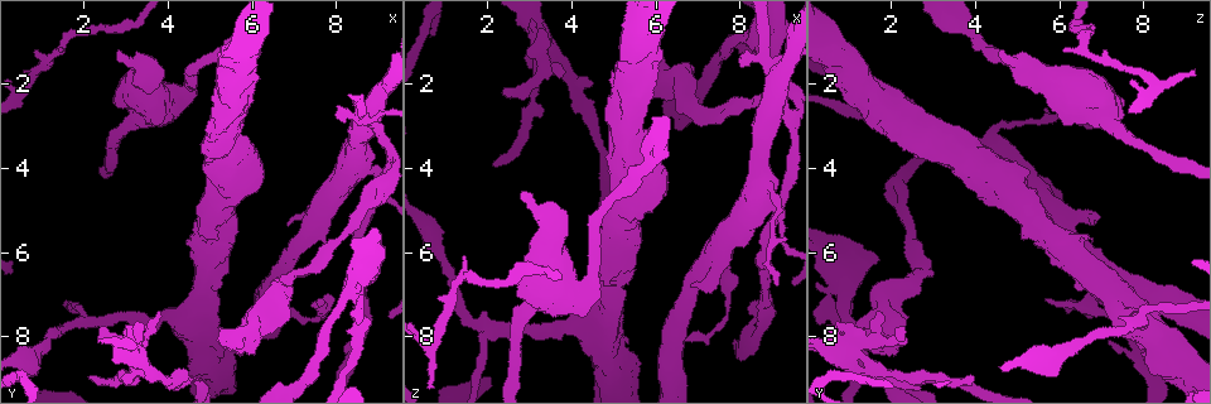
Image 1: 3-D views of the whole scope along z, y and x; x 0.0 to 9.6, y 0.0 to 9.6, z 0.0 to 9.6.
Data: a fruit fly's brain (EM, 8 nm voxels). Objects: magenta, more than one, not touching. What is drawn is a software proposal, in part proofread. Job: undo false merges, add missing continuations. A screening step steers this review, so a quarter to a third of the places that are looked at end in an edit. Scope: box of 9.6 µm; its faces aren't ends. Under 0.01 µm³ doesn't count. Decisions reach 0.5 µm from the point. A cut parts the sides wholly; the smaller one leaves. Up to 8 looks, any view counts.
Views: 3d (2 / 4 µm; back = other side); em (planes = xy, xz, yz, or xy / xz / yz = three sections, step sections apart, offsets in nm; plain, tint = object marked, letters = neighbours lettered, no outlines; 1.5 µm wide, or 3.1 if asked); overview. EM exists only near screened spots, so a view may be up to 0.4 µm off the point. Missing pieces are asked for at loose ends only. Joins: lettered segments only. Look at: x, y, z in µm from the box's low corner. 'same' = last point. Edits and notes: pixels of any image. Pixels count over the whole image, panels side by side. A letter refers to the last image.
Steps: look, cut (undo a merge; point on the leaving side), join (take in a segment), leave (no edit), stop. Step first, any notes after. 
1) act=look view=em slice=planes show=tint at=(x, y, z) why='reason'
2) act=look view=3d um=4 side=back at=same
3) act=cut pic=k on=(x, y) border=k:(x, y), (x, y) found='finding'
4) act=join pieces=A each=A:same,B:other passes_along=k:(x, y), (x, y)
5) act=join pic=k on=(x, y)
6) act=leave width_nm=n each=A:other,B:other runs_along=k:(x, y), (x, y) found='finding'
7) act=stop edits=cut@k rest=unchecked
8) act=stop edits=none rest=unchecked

act=look view=3d um=4 at=(8.55, 2.80, 1.45) why='three arms meet'

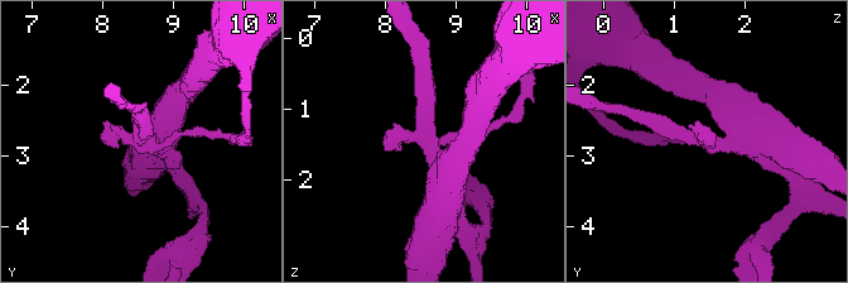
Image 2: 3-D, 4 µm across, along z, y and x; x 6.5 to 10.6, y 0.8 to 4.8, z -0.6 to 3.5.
act=look view=em slice=planes show=letters at=(8.55, 2.80, 1.40)

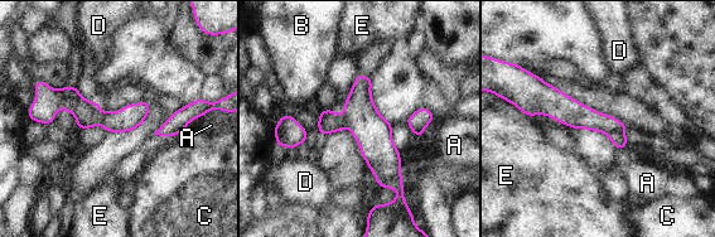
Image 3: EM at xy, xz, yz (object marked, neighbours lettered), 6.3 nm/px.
act=cut pic=3 on=(579, 116) each=A:other,B:other,C:other,D:other,E:other found='a second neuron is stuck on'

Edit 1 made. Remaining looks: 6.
act=look view=em slice=yz step=4 show=tint at=(8.80, 2.95, 5.10) why='a narrow waist'

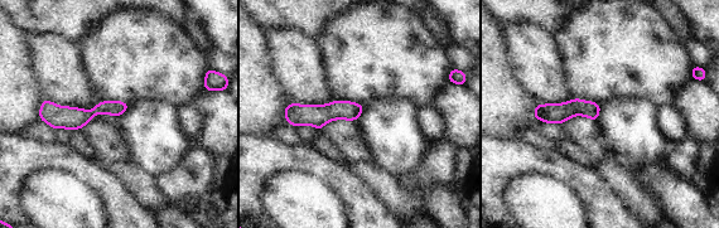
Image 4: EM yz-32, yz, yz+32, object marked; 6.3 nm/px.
act=look view=em slice=planes show=letters at=same

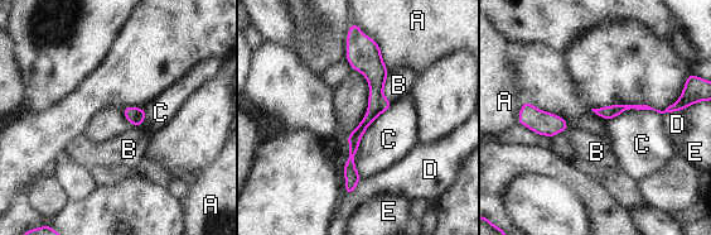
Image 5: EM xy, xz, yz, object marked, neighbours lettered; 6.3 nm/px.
act=leave longest_contact=C:500nm each=A:other,B:other,C:other,D:other,E:other border=5:(393, 104), (361, 139), (361, 178) found='one neuron here'

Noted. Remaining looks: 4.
act=look view=em slice=planes show=tint at=(4.50, 8.80, 1.95) why='free end'

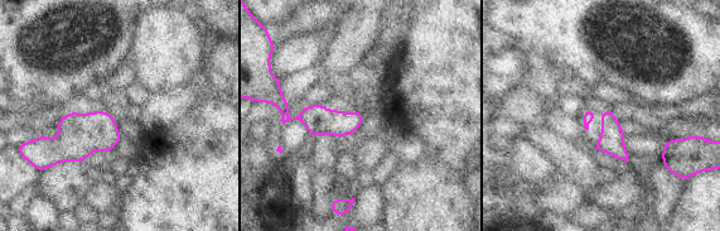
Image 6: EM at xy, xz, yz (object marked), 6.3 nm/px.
act=look view=em slice=planes show=letters at=same why='what lies round it'

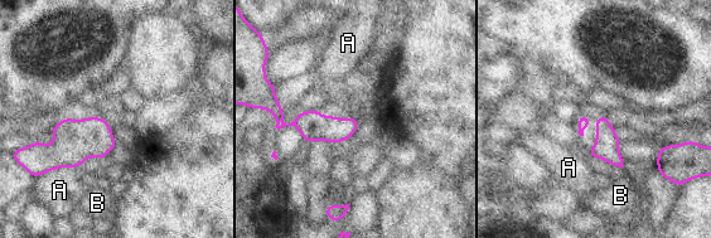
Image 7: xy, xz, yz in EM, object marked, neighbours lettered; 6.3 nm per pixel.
act=leave each=A:other,B:other border=7:(80, 165), (58, 166), (44, 174) found='no lettered segment goes on from it'

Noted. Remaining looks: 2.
act=stop edits=cut@3 rest=unchecked

